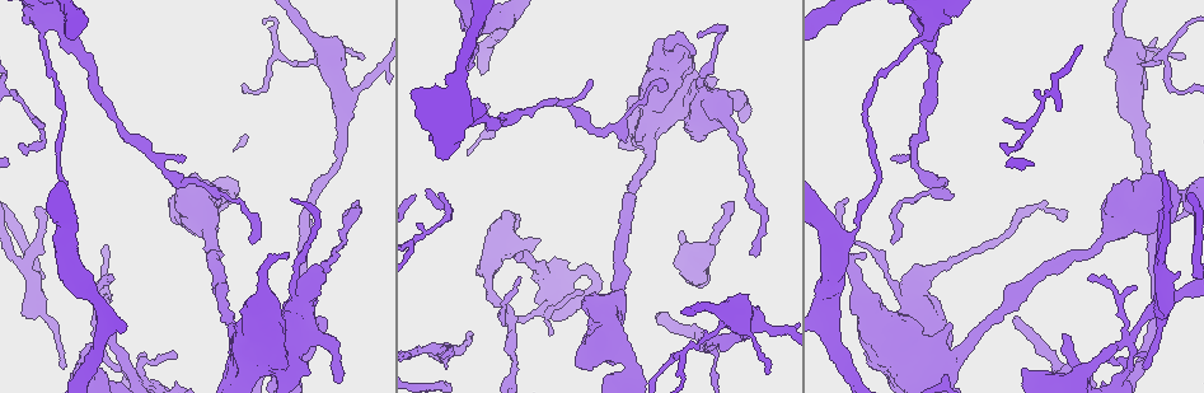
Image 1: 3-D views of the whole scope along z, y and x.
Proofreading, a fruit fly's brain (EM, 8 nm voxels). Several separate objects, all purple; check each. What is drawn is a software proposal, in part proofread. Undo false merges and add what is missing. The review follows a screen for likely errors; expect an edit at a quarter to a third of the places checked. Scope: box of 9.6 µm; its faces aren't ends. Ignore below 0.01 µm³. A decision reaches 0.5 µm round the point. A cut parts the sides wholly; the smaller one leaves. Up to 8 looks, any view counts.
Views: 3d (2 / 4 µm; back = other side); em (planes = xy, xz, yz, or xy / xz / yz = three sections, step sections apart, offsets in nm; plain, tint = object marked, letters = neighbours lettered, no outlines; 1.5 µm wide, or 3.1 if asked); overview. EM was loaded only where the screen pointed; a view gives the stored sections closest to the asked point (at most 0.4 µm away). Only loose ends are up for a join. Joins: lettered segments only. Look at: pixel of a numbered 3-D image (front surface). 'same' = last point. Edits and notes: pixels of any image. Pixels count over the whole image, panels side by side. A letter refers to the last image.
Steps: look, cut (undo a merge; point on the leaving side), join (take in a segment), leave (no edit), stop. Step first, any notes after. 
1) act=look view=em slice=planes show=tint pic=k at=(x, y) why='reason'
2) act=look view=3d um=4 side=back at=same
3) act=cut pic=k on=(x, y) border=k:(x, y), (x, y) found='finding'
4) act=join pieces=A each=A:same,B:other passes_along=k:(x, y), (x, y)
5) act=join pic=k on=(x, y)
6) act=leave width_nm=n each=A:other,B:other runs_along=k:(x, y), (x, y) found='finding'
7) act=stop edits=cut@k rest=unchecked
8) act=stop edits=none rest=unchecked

act=look view=3d um=4 pic=1 at=(938, 340)

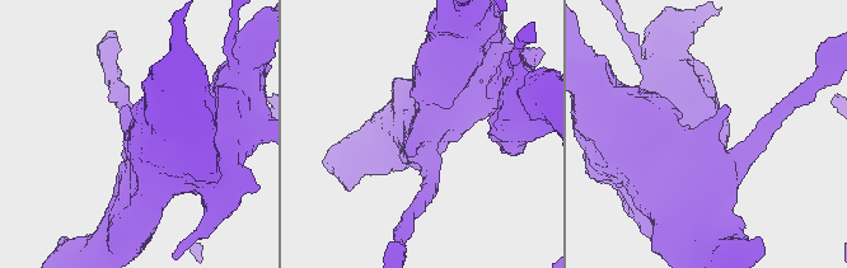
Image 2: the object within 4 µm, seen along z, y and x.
act=look view=em slice=planes show=letters pic=2 at=(706, 133) why='need the tissue'

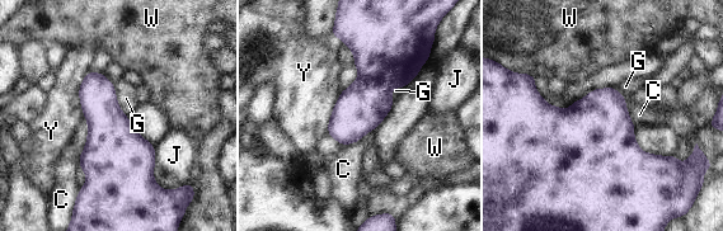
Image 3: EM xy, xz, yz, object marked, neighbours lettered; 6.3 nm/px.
act=leave width_nm=280 each=C:other,G:other,J:other,W:other,Y:other found='all the same neuron'

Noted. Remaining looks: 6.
act=look view=3d um=2 pic=1 at=(726, 207) why='branch stops here'

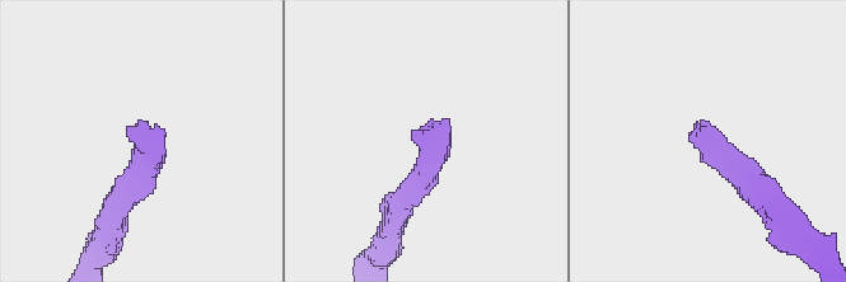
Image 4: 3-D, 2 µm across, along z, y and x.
act=look view=em slice=xz step=4 show=letters pic=4 at=(700, 123) why='need the tissue'

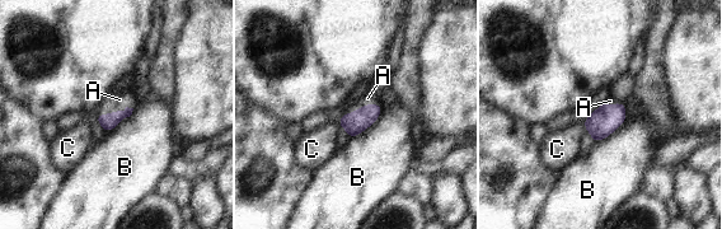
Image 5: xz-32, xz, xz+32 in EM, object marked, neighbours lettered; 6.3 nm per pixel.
act=look view=em slice=planes show=letters at=same why='another direction'

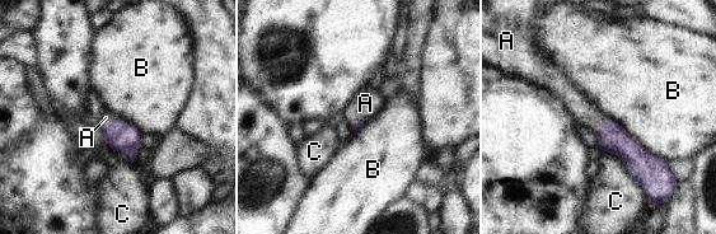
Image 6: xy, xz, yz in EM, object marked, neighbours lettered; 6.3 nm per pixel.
act=join pieces=A each=A:same,B:other,C:other passes_along=6:(122, 136), (112, 118), (106, 117) found='the neuron continues'

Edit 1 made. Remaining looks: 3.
act=look view=3d um=2 pic=1 at=(111, 276) why='an open end'

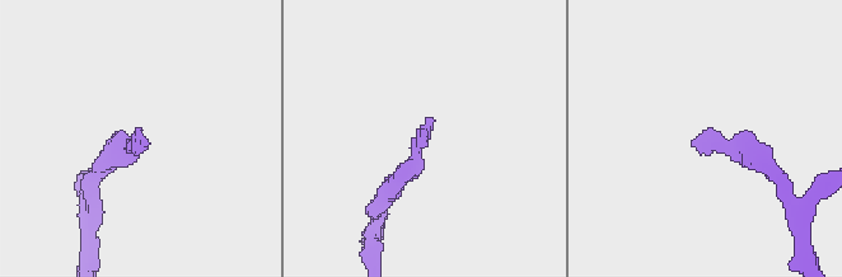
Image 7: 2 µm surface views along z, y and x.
act=look view=em slice=planes show=letters pic=7 at=(693, 139)

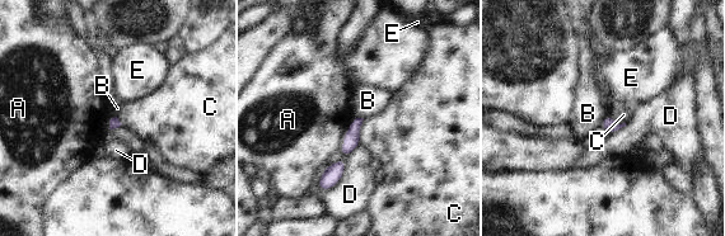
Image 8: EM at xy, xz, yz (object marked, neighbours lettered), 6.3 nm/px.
act=leave each=A:other,B:other,C:other,D:other,E:other border=8:(355, 116), (363, 118) found='no lettered segment goes on from it'

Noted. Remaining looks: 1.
act=stop edits=join@6 rest=unchecked

